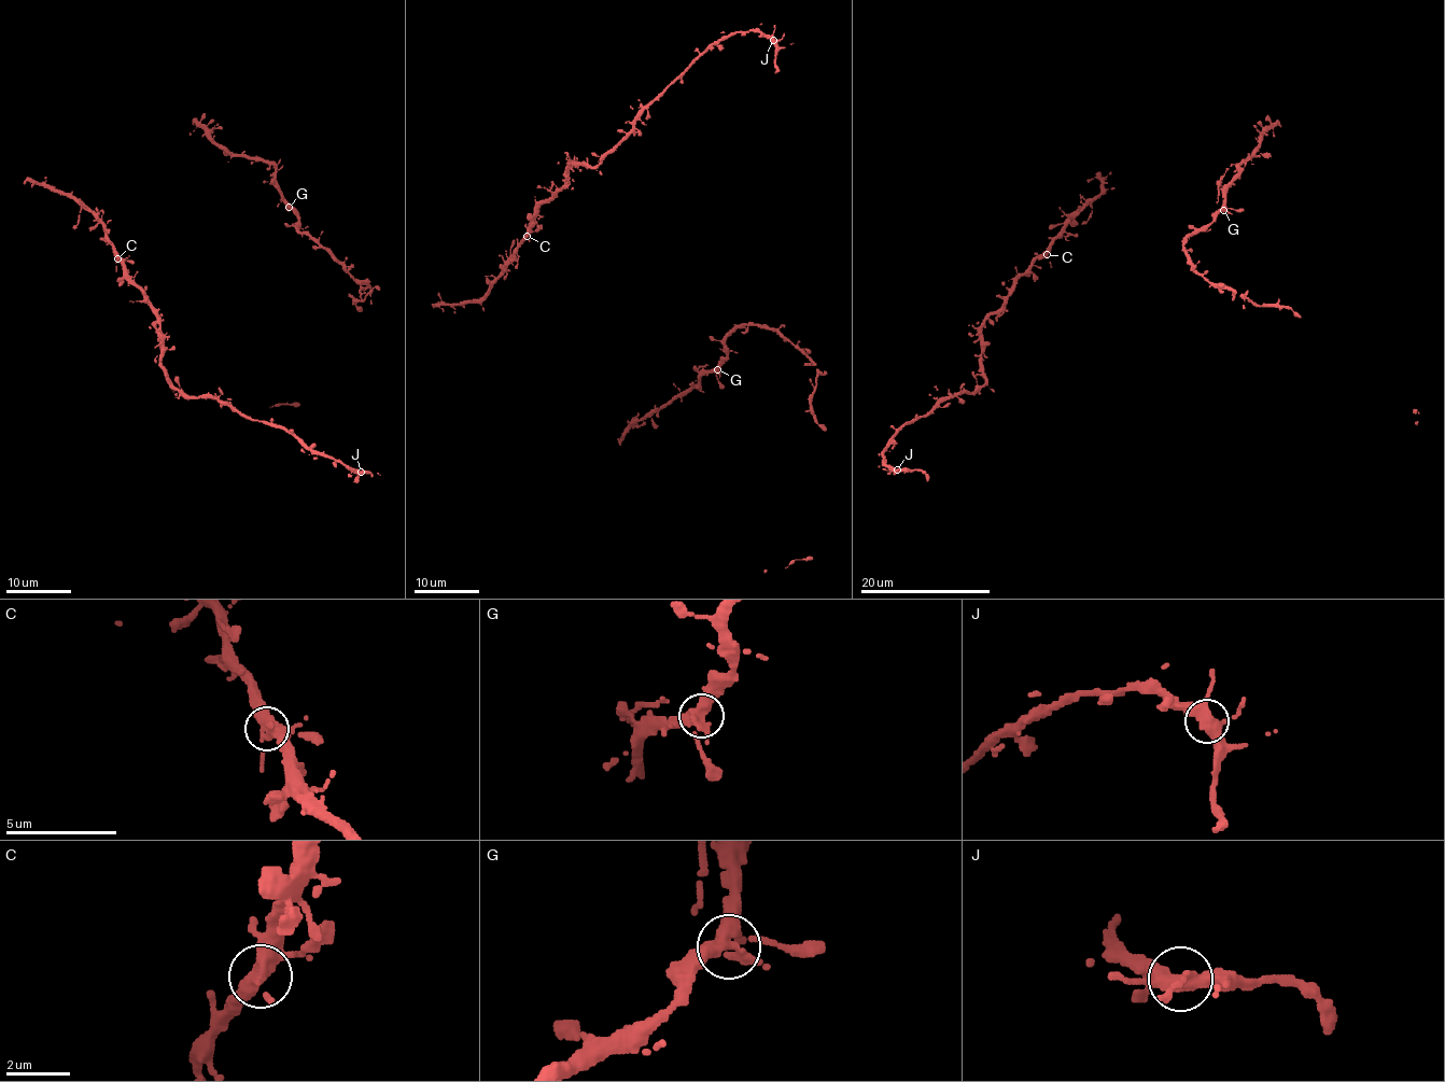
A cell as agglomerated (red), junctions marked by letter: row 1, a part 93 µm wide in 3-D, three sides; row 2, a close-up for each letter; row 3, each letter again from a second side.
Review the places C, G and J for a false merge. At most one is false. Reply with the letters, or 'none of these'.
none of these

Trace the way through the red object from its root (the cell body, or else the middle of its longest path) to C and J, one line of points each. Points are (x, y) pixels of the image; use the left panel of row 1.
C: (72, 191), (71, 194), (101, 224), (117, 258)
J: (72, 191), (101, 224), (126, 277), (156, 312), (160, 367), (172, 385), (282, 426), (311, 449), (361, 472)

